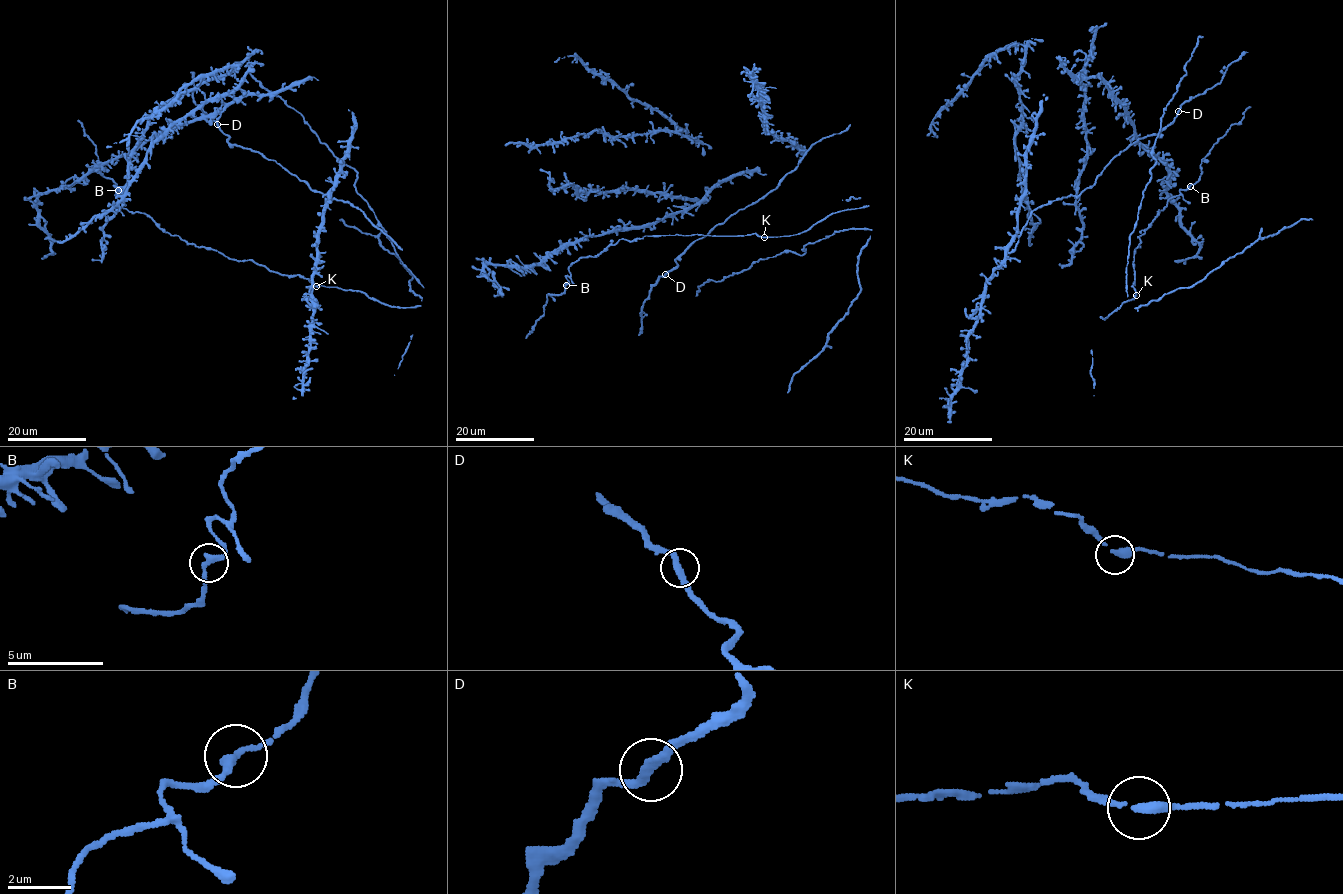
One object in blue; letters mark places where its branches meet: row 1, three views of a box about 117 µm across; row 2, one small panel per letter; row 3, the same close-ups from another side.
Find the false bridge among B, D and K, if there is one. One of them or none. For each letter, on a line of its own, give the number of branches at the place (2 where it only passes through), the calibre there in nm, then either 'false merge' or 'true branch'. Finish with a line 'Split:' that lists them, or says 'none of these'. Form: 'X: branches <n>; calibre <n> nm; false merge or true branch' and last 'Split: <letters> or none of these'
B: branches 2; calibre 280 nm; true branch
D: branches 2; calibre 260 nm; true branch
K: branches 2; calibre 280 nm; true branch
Split: none of these

